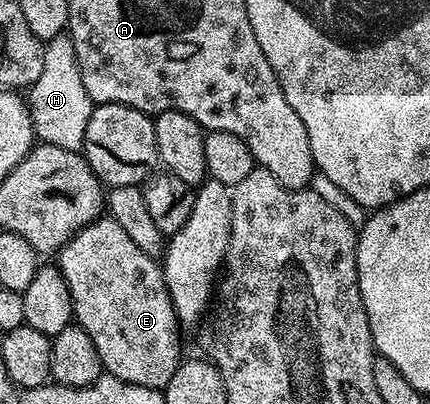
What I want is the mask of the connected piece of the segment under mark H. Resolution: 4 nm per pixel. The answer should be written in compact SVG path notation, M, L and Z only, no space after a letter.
M55 36L44 43L42 64L35 82L30 85L29 92L29 113L34 135L44 144L79 152L83 147L85 126L89 126L89 114L93 105L85 94L85 84L81 82L77 54L73 50L70 36Z

